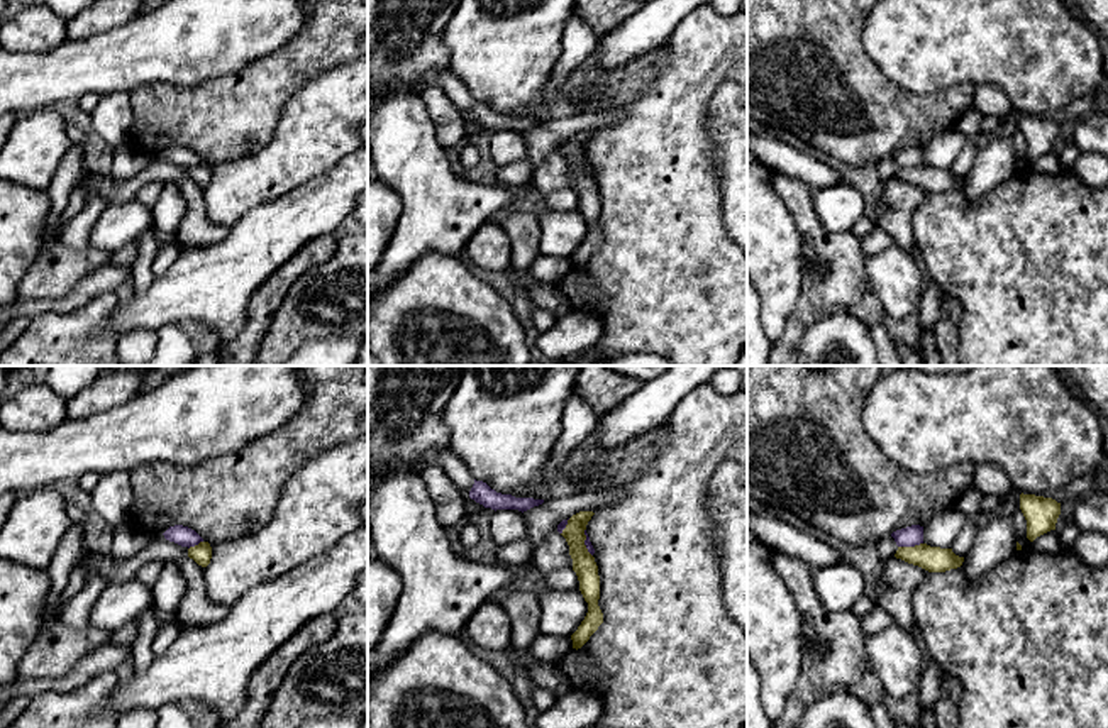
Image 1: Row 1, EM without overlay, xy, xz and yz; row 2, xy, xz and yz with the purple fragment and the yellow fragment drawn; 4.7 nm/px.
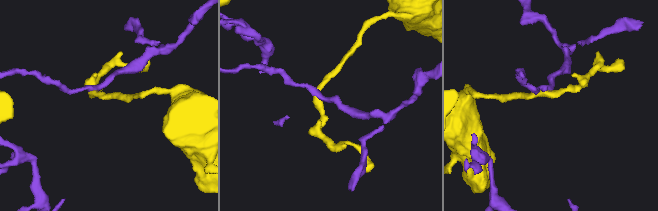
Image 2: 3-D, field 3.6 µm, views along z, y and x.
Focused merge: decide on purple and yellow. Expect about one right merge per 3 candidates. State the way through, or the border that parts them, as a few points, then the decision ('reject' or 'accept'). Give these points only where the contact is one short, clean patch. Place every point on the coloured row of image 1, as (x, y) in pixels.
along yz (922, 542), (912, 547), (898, 547) | reject

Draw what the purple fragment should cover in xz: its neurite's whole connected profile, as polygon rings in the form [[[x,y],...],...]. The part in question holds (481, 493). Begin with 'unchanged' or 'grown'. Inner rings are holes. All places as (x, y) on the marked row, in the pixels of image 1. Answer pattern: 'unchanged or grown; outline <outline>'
unchanged; outline [[[476,479],[469,491],[469,498],[483,505],[485,508],[491,508],[495,511],[496,510],[518,510],[524,513],[544,503],[544,499],[515,498],[512,494],[496,493],[486,483],[476,481]]]

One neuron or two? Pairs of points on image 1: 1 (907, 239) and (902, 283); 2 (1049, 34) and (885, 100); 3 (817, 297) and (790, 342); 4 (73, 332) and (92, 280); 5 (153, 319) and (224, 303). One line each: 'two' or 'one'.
1: two
2: two
3: one
4: two
5: one

